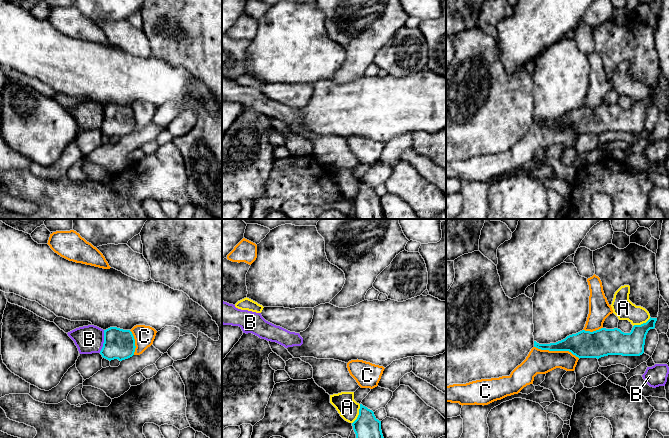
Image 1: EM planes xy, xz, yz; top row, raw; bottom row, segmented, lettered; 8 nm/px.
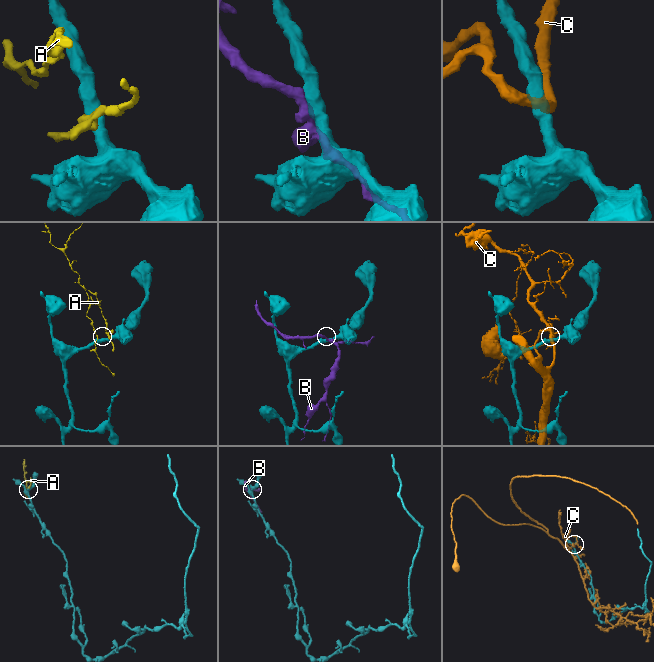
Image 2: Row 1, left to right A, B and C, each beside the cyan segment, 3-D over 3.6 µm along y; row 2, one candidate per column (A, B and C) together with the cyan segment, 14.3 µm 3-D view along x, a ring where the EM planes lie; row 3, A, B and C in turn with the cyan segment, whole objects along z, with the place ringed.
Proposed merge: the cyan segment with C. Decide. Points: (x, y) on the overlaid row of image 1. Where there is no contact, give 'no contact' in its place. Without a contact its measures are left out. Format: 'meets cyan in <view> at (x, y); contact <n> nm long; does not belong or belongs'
meets cyan in yz at (557, 350); contact 380 nm long; belongs

